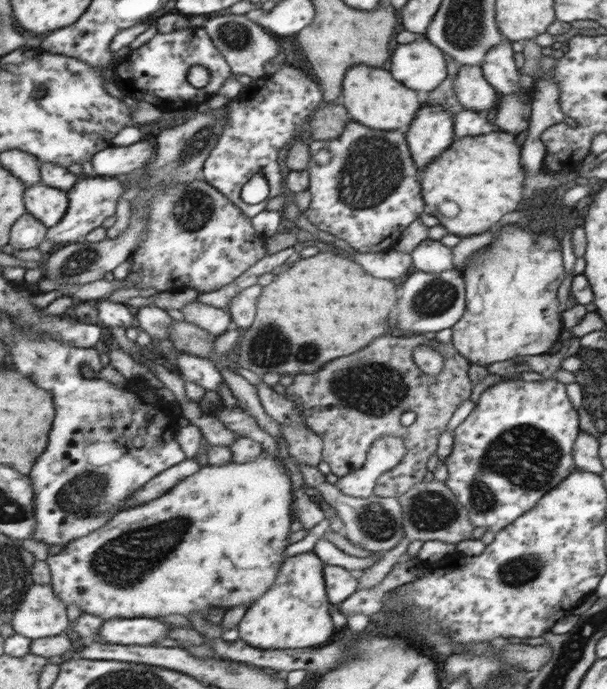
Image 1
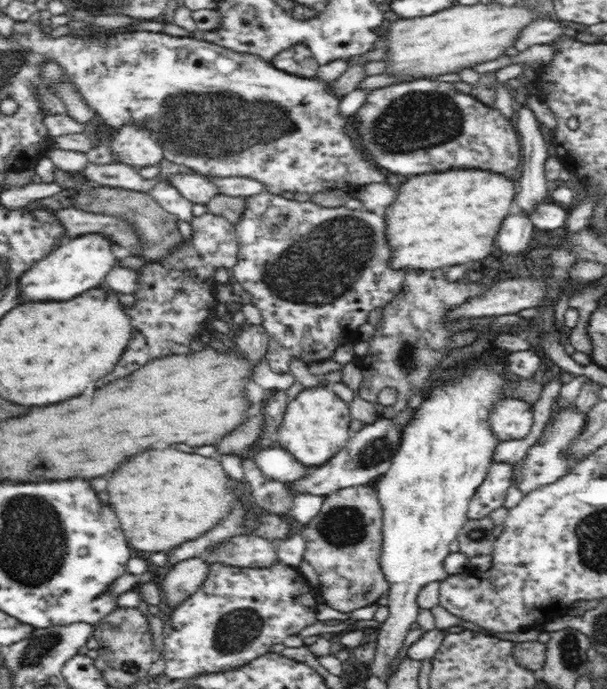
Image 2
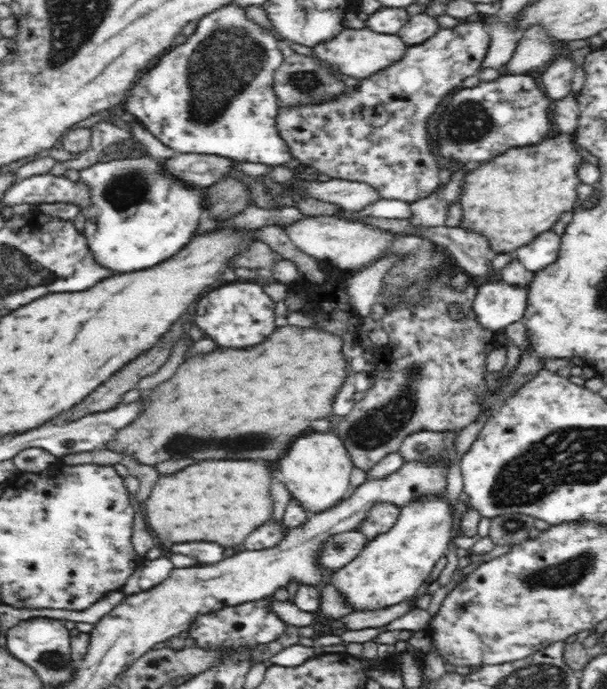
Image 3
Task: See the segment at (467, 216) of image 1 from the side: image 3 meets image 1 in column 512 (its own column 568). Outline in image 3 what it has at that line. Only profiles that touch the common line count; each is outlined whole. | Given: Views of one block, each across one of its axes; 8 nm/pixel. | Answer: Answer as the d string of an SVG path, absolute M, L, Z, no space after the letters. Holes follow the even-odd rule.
M562 133L562 136L543 140L540 144L510 149L492 160L473 165L465 175L465 184L458 201L462 207L462 220L458 227L474 231L484 236L488 247L496 254L514 254L517 248L526 246L538 237L538 234L550 230L562 212L572 211L576 202L576 186L580 179L576 177L576 166L582 162L574 136Z

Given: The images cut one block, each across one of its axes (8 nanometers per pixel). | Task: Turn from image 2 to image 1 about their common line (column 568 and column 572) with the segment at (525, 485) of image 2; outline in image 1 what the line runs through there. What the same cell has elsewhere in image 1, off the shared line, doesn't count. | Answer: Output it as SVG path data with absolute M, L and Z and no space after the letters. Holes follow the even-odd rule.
M555 379L543 381L499 381L479 395L474 408L453 430L452 449L444 460L447 488L467 511L467 520L474 528L496 531L512 523L535 506L535 502L559 485L572 473L571 444L577 434L577 414L569 408L565 385Z

